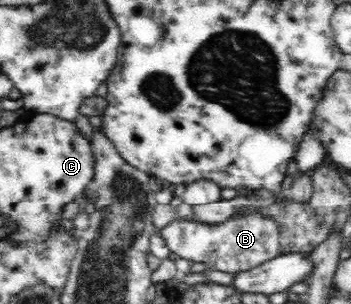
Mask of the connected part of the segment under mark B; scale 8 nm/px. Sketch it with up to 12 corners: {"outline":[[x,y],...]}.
{"outline":[[178,218],[159,230],[207,271],[252,269],[280,251],[270,218],[207,225]]}

